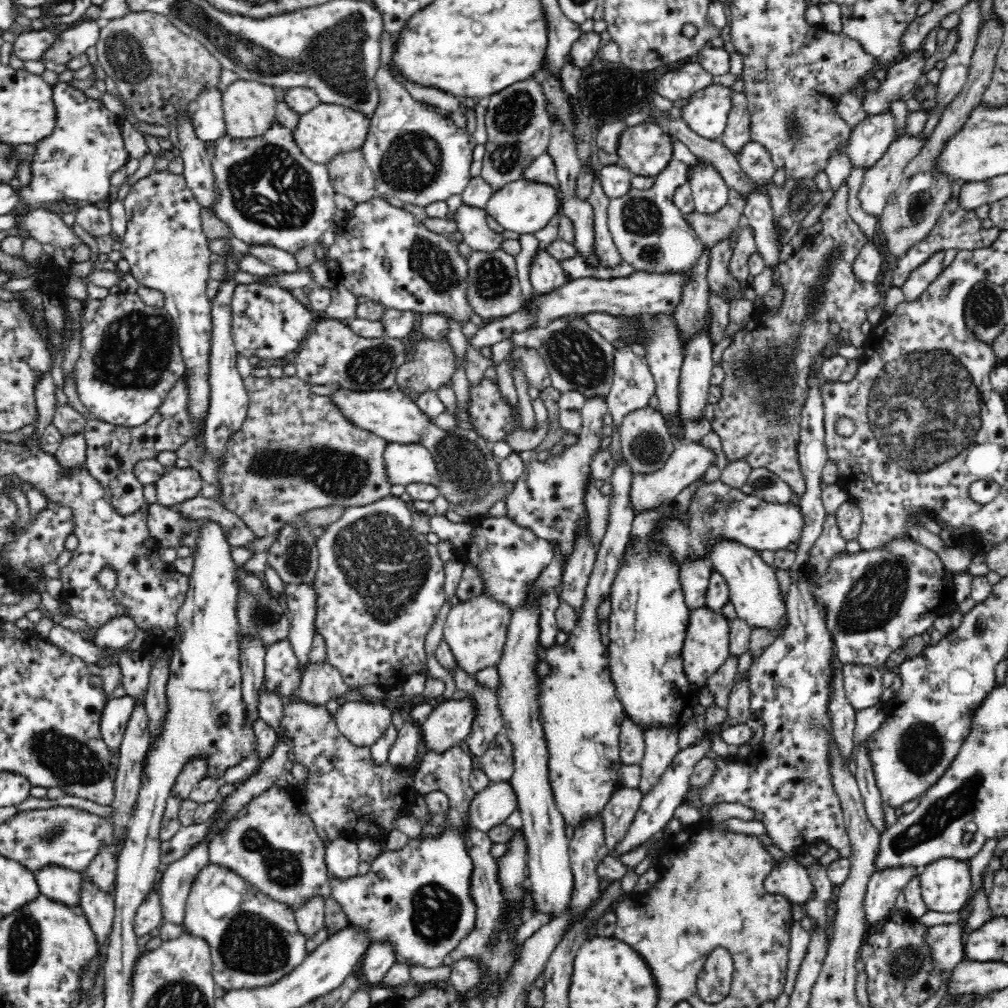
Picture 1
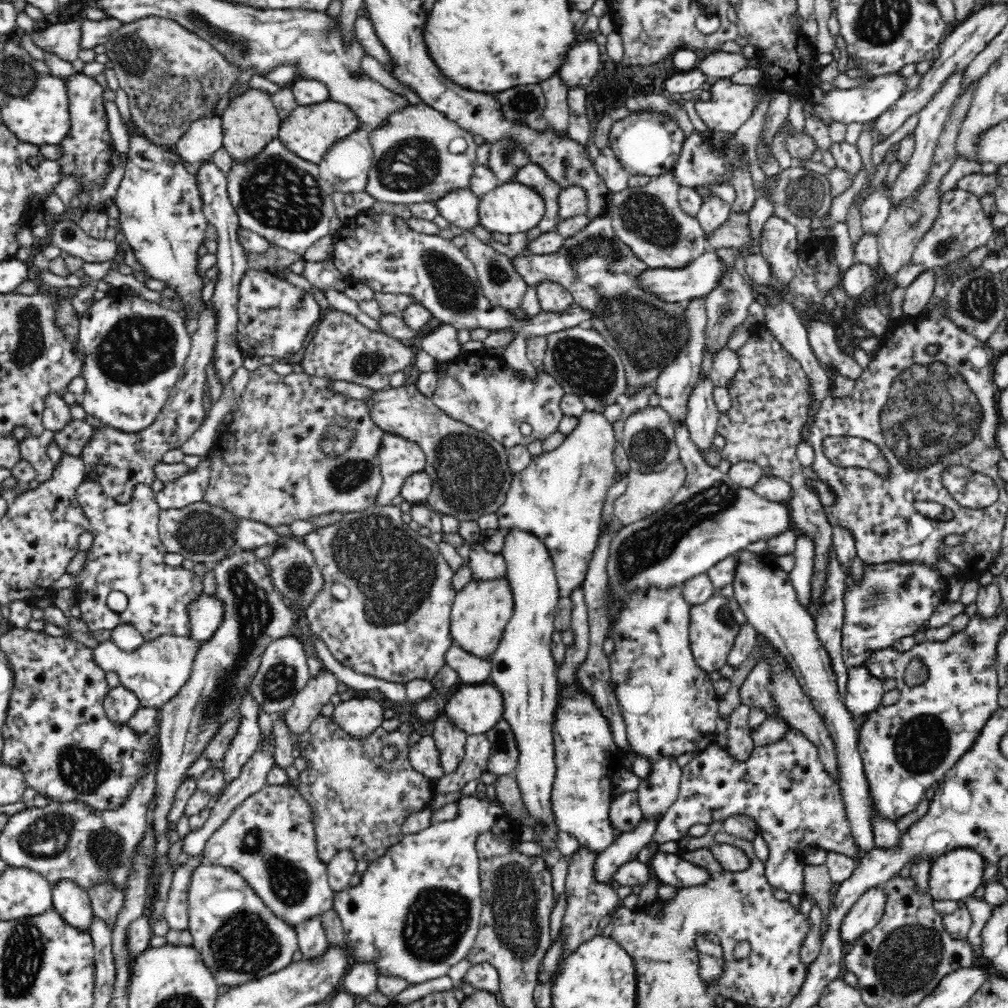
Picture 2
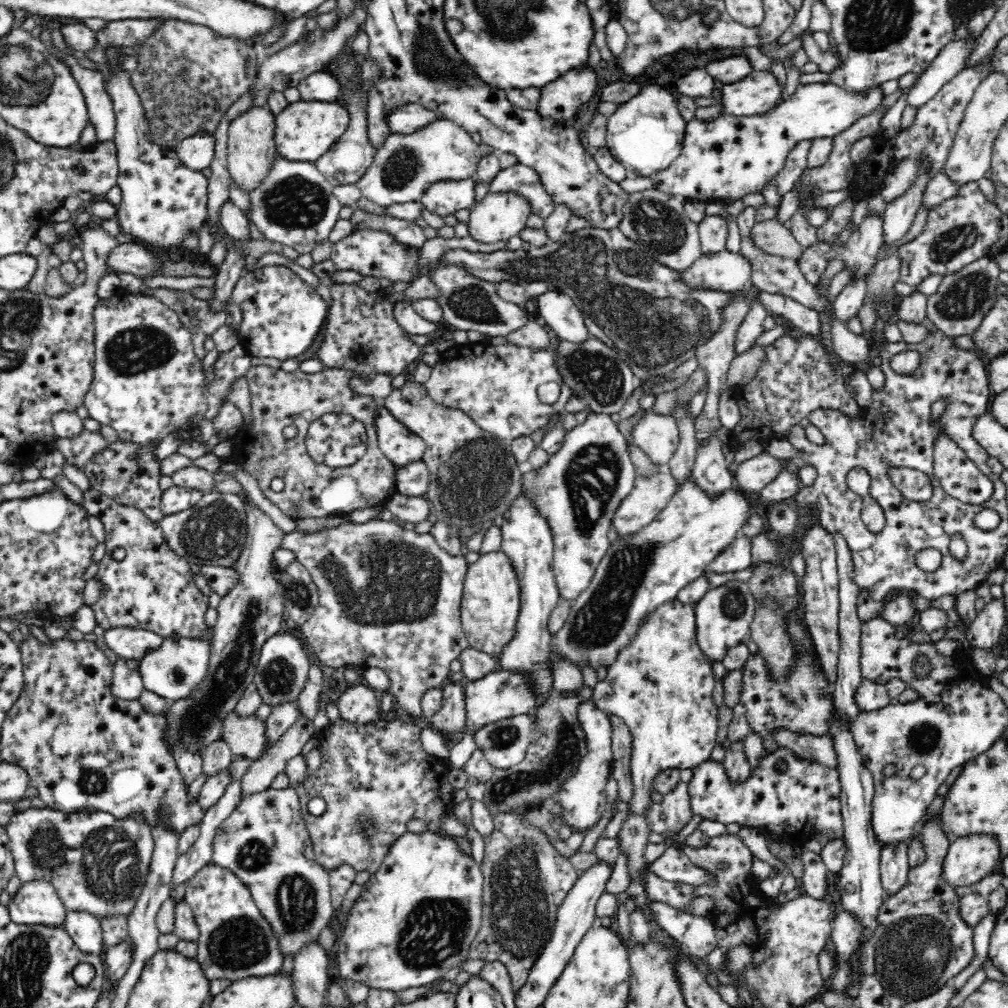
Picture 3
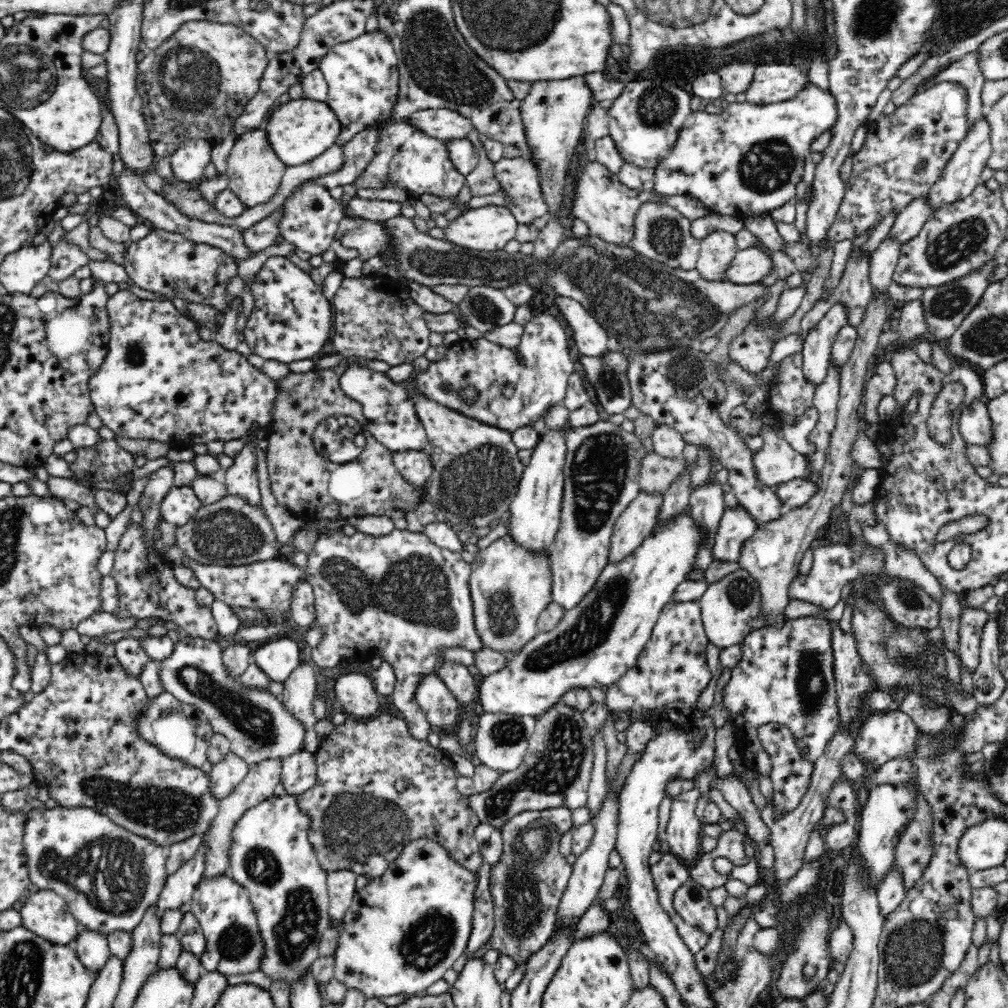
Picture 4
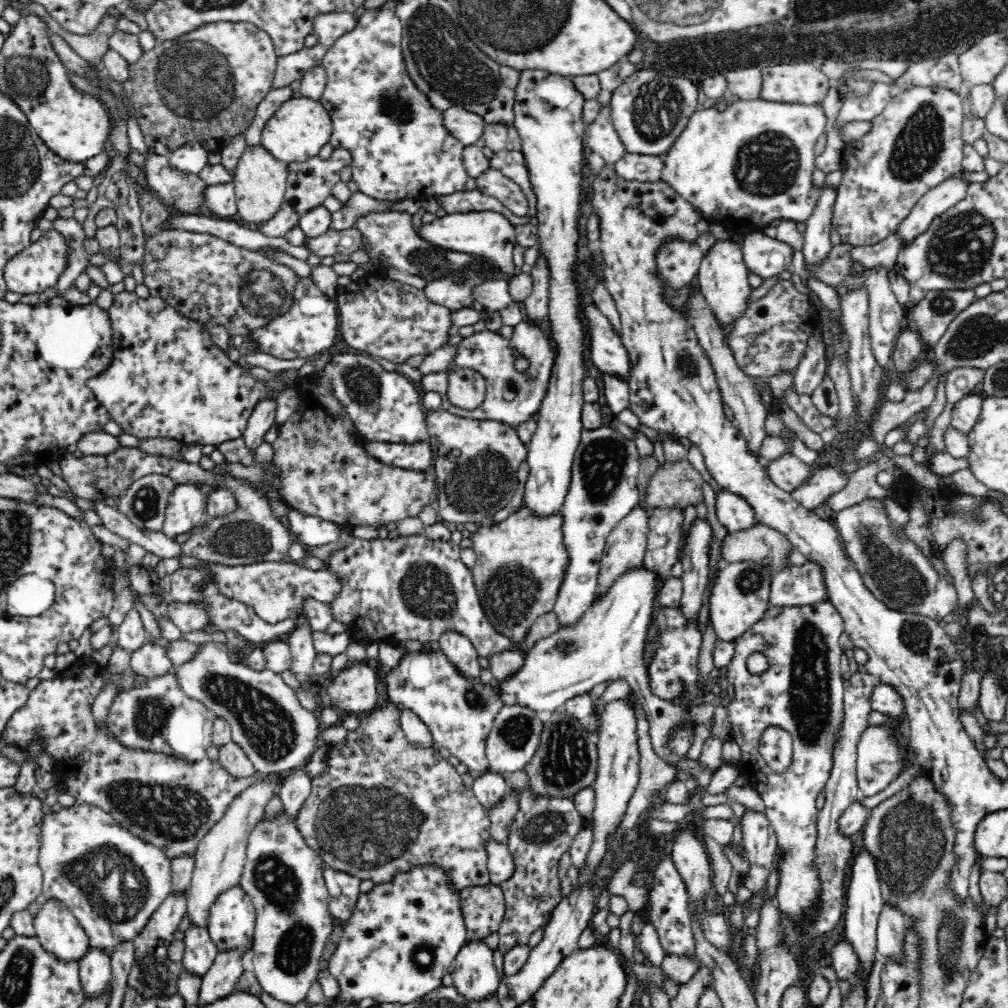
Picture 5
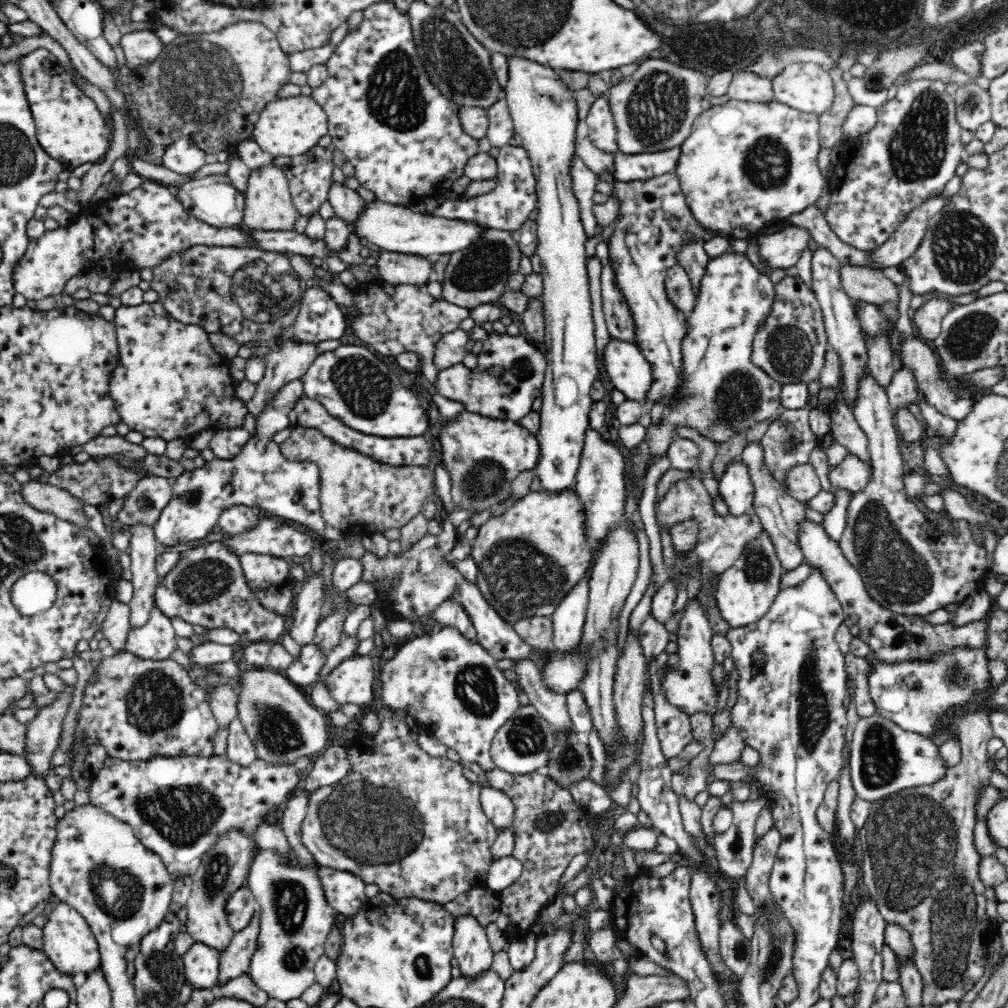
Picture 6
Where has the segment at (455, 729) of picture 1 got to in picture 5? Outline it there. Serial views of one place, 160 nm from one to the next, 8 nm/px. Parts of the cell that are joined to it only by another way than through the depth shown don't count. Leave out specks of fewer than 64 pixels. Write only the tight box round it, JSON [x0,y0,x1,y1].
[495,564,713,787]

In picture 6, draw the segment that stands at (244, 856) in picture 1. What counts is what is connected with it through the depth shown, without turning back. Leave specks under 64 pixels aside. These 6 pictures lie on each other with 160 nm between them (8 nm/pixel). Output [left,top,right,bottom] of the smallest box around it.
[245,846,336,1004]

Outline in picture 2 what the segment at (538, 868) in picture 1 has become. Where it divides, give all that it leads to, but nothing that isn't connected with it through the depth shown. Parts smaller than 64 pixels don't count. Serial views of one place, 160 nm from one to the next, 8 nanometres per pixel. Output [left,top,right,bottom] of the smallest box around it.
[490,529,560,850]

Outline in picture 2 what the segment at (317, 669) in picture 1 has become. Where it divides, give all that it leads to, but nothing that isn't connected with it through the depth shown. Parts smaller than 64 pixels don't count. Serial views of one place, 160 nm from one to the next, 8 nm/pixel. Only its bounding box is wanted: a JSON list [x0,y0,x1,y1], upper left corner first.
[285,667,344,738]

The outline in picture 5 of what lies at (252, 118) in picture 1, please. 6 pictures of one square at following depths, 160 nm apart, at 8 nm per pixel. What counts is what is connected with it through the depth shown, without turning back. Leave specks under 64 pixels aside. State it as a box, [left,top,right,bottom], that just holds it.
[232,144,288,225]

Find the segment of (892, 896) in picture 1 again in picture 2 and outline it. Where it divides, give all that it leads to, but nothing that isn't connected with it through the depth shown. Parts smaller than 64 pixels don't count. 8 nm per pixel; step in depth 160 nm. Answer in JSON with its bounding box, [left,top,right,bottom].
[842,886,888,945]

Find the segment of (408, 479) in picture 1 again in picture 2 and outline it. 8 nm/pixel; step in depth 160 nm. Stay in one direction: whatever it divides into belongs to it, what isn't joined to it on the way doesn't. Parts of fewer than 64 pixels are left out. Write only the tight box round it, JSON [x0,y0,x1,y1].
[375,434,426,506]

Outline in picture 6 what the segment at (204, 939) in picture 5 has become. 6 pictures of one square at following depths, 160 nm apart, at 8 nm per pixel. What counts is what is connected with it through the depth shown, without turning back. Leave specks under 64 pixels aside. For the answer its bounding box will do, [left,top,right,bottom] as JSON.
[182,942,221,990]

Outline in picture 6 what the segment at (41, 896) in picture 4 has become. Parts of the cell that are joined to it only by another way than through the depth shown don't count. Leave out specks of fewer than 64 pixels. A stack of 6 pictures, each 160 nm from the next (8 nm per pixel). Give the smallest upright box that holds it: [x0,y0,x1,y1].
[43,903,101,979]

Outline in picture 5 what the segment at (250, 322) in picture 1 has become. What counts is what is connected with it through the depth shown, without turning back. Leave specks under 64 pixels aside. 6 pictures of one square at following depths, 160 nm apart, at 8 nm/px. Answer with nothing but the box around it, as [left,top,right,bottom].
[246,276,338,360]

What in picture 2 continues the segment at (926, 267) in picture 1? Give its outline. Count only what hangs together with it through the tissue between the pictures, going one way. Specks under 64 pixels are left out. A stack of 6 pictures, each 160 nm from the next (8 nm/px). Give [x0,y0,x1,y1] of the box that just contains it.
[902,268,936,316]

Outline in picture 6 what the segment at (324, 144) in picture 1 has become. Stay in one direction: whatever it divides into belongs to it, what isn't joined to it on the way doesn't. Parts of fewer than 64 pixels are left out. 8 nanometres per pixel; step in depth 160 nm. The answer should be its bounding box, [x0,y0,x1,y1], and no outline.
[251,95,328,158]

